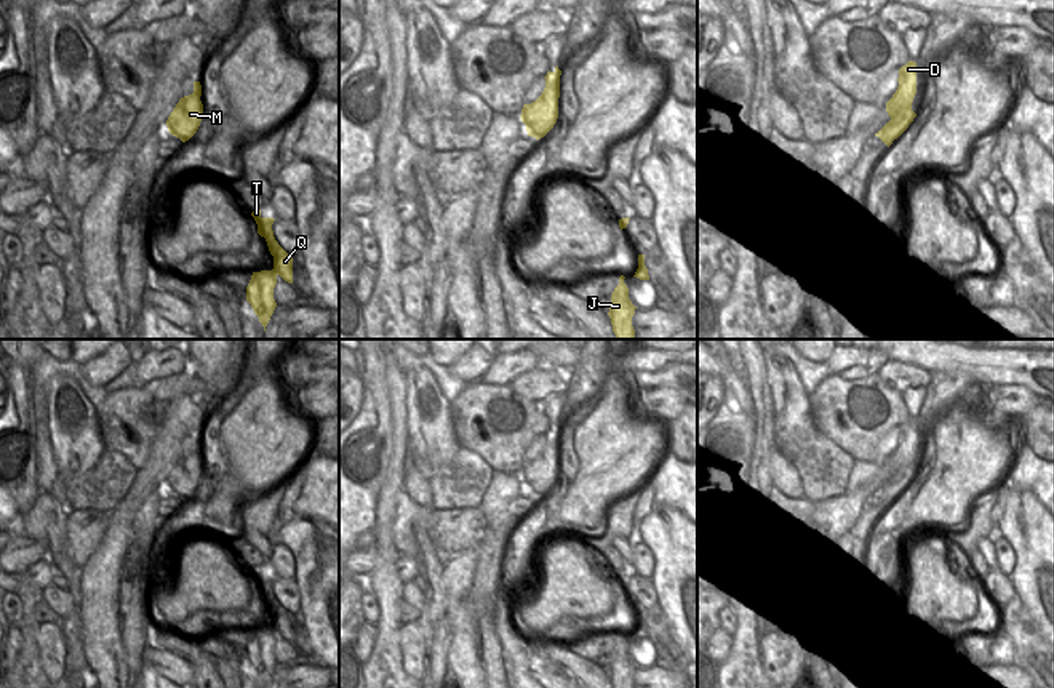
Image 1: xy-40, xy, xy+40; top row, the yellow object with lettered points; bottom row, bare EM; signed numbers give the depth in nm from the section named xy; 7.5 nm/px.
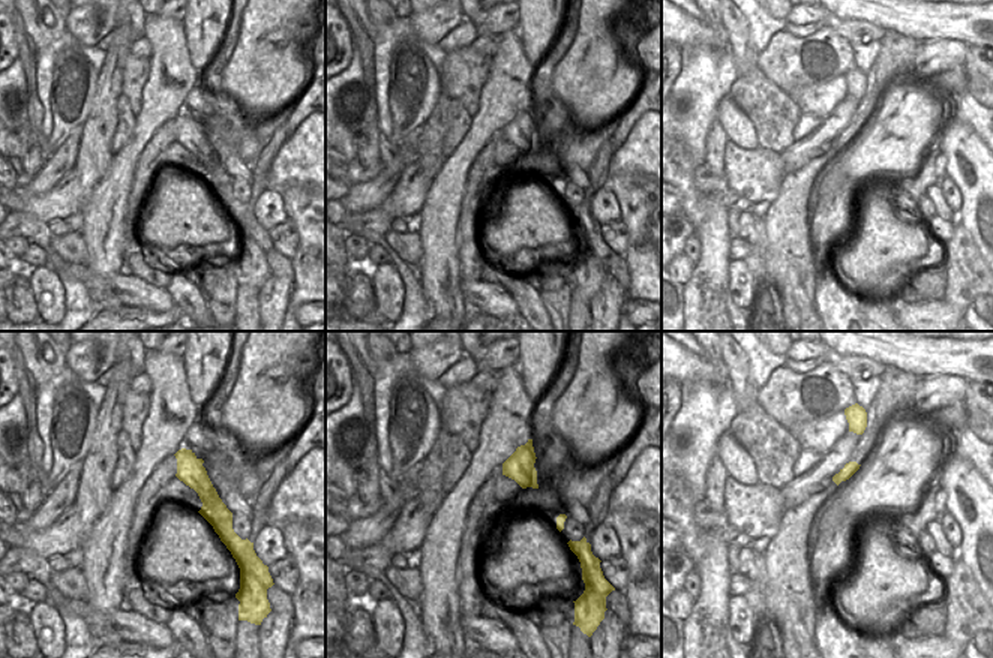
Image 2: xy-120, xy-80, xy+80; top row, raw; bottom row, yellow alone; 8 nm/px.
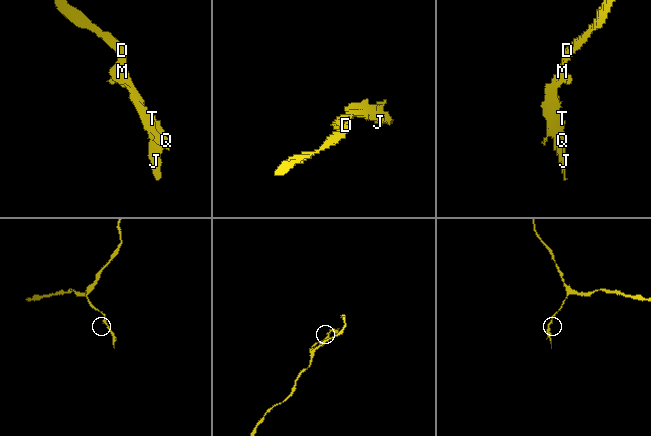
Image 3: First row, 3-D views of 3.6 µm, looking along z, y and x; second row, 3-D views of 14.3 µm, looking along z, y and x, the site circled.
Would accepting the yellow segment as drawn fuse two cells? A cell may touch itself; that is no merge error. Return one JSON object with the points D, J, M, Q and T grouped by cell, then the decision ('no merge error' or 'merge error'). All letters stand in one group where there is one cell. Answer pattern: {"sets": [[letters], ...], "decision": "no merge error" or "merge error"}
{"sets": [["D", "J", "M", "Q", "T"]], "decision": "no merge error"}

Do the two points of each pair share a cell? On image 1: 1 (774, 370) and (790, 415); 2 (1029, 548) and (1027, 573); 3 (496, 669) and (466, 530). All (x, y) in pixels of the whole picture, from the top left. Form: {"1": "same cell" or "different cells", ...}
{"1": "same cell", "2": "same cell", "3": "different cells"}

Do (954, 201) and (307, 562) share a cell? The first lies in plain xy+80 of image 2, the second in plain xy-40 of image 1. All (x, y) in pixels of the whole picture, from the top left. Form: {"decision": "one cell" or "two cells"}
{"decision": "two cells"}

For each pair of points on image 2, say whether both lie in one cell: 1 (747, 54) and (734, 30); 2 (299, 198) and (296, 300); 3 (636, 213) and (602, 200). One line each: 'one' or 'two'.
1: one
2: one
3: two

